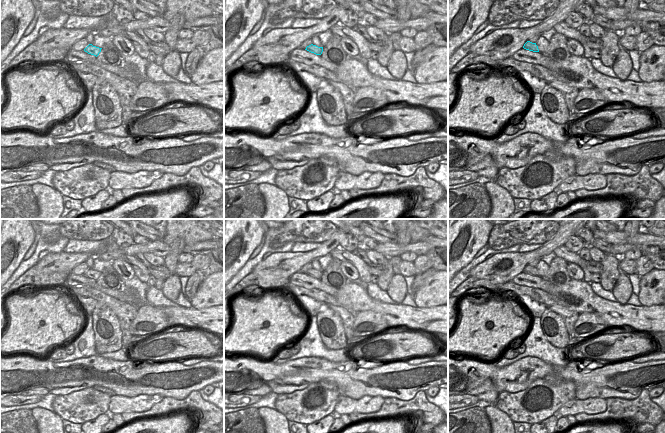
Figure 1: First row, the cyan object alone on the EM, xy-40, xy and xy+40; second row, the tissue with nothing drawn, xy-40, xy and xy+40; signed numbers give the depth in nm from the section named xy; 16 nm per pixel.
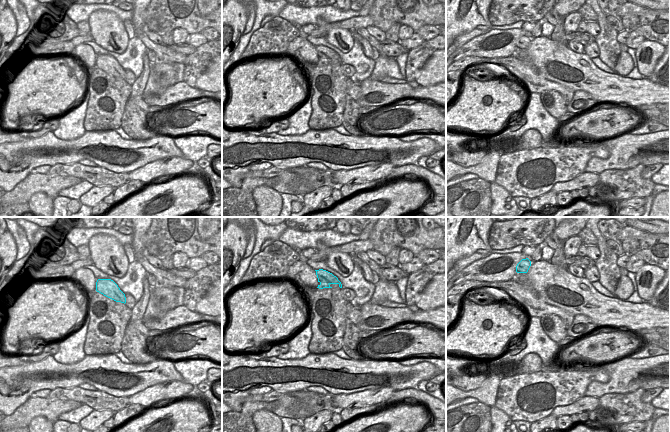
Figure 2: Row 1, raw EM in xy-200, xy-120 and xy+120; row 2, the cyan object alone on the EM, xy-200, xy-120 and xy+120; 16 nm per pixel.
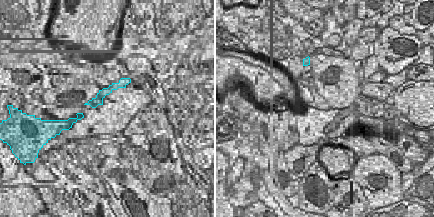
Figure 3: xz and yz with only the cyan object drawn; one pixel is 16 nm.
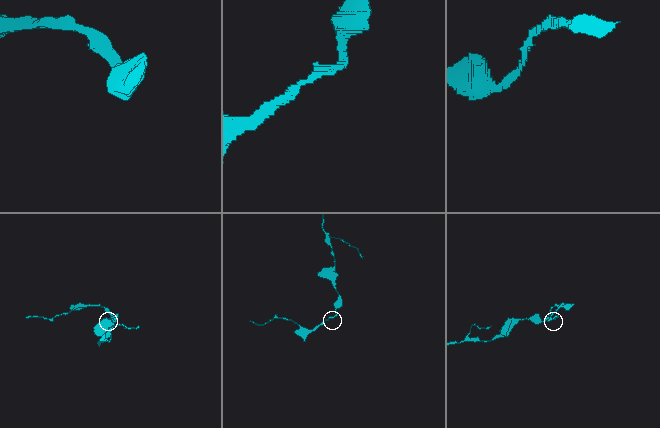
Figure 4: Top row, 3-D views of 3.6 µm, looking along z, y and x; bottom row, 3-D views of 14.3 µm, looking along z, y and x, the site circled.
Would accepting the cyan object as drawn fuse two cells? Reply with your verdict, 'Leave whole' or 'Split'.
Leave whole

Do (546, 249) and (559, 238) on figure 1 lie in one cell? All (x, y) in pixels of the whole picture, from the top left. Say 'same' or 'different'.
same

